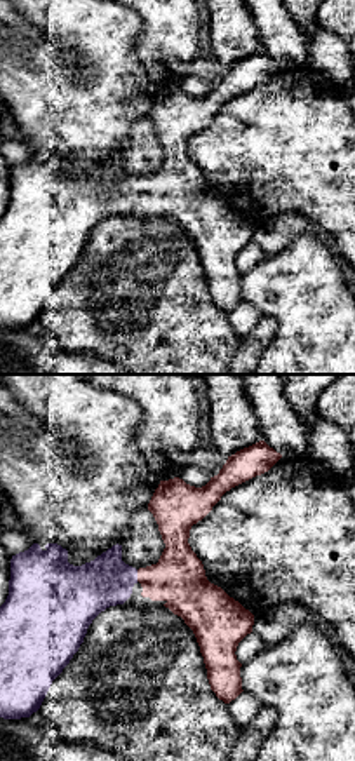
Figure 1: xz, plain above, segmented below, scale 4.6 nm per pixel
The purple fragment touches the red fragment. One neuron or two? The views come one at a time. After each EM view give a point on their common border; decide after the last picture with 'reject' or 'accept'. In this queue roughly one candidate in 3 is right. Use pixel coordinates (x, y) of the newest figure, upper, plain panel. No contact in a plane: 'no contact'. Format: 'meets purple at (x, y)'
meets purple at (136, 185)

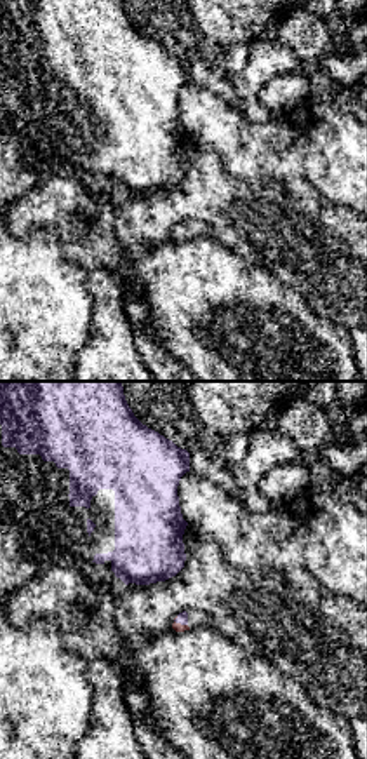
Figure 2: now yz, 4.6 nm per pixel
meets purple at (180, 232)

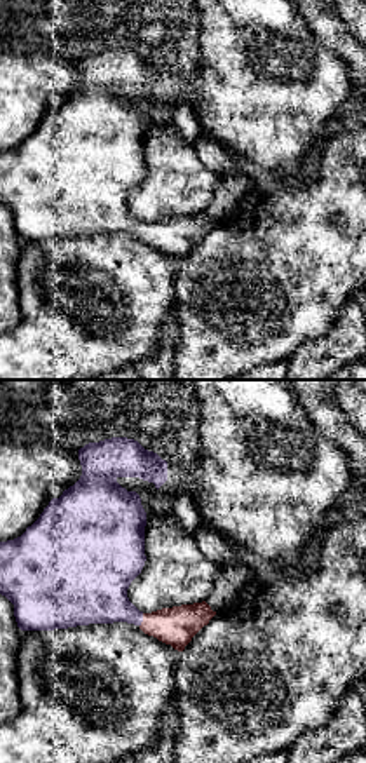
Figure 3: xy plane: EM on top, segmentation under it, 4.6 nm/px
meets purple at (142, 230)

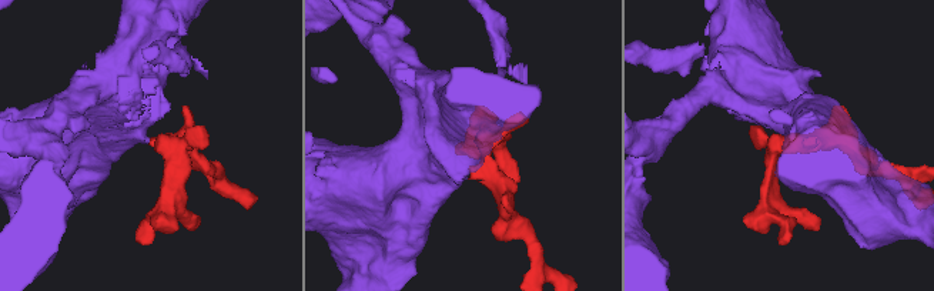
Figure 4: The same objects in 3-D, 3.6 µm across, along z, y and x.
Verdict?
accept

